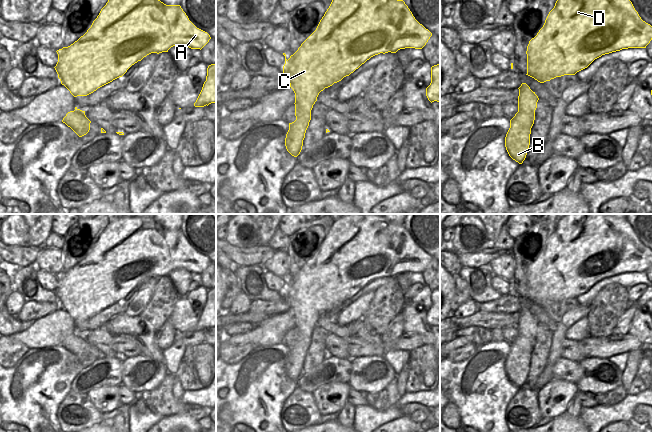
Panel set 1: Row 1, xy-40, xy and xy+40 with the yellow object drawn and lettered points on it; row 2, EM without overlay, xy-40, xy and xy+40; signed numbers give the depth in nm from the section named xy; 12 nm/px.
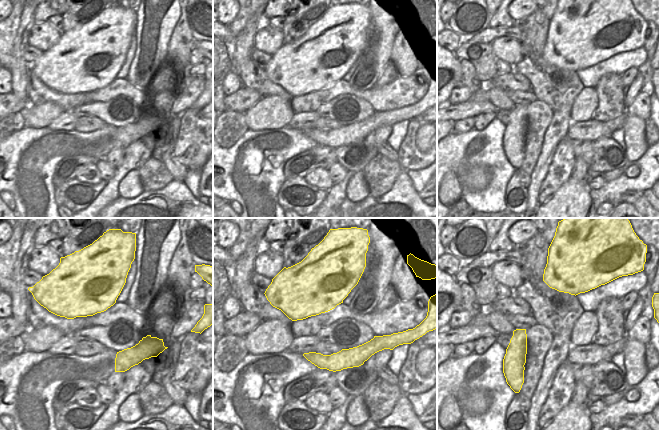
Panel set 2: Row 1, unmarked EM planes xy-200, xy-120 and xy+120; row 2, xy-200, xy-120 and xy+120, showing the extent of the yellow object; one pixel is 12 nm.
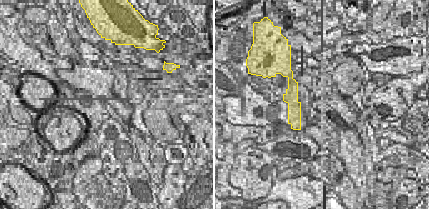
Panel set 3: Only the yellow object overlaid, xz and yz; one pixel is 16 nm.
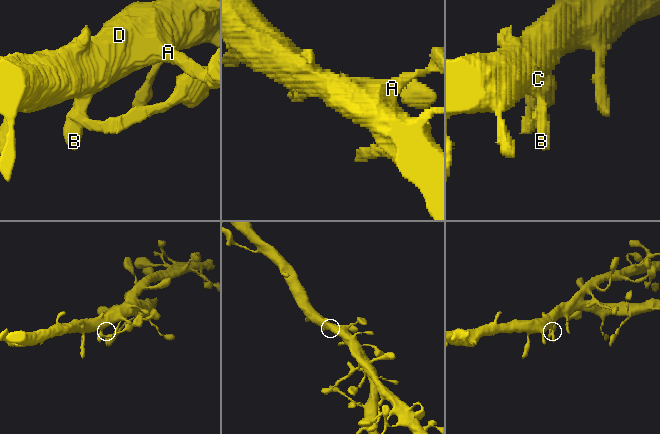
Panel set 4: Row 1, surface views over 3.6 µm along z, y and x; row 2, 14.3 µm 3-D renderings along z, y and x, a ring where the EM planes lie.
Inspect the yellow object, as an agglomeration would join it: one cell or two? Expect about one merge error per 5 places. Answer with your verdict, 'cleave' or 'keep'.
keep

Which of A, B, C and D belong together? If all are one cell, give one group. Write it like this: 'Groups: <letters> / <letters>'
Groups: A B C D

